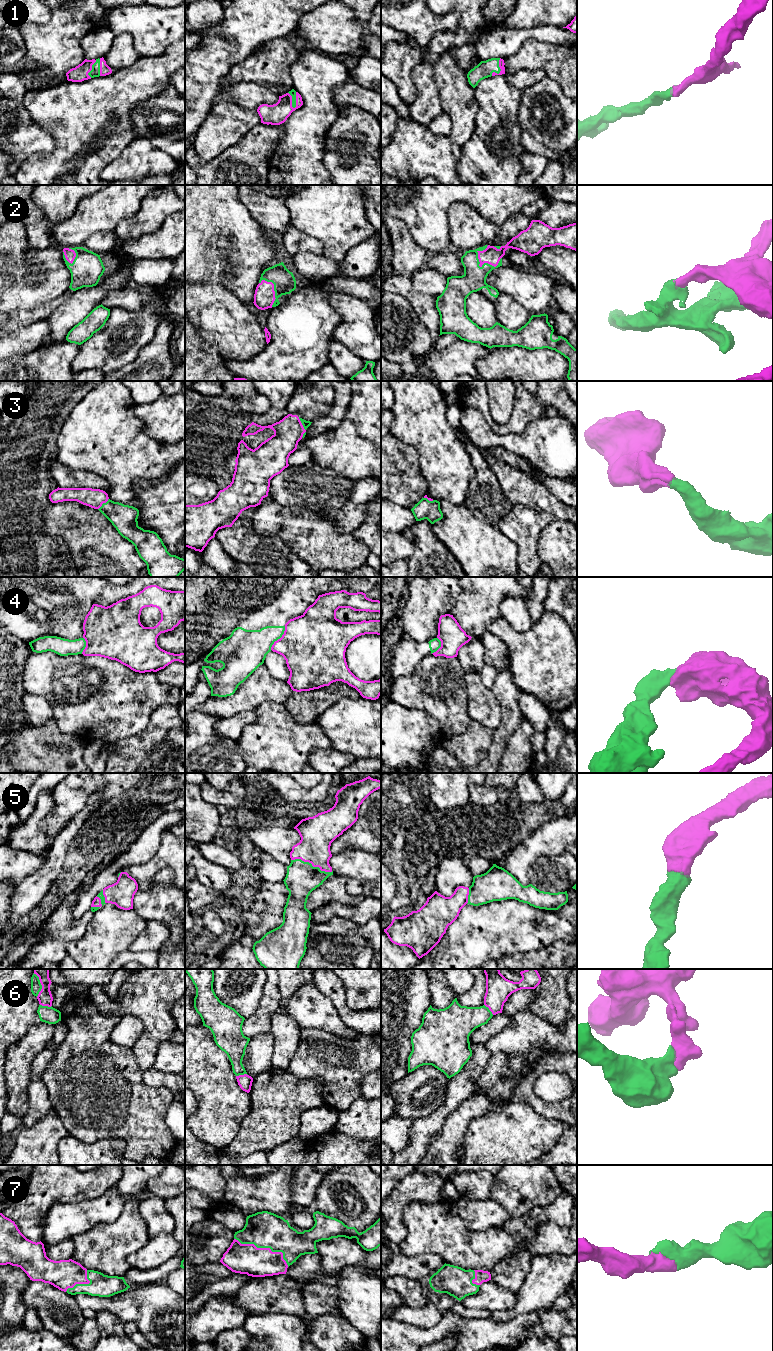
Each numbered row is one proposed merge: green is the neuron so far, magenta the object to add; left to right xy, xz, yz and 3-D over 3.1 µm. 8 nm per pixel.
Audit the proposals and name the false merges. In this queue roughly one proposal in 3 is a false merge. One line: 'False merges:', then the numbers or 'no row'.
False merges: 4, 6

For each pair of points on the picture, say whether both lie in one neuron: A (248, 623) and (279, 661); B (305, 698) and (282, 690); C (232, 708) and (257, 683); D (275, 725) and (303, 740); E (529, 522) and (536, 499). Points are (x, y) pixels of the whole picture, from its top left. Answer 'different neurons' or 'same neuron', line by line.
A: different neurons
B: different neurons
C: same neuron
D: same neuron
E: different neurons

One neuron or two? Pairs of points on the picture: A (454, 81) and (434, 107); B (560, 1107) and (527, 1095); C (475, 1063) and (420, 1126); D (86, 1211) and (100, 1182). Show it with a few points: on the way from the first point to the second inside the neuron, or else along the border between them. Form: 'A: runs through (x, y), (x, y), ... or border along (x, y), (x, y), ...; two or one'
A: border along (434, 76), (443, 111); two
B: runs through (552, 1107), (541, 1107), (535, 1102); one
C: runs through (465, 1081), (451, 1103), (438, 1116); one
D: border along (111, 1187), (92, 1199), (68, 1203); two

